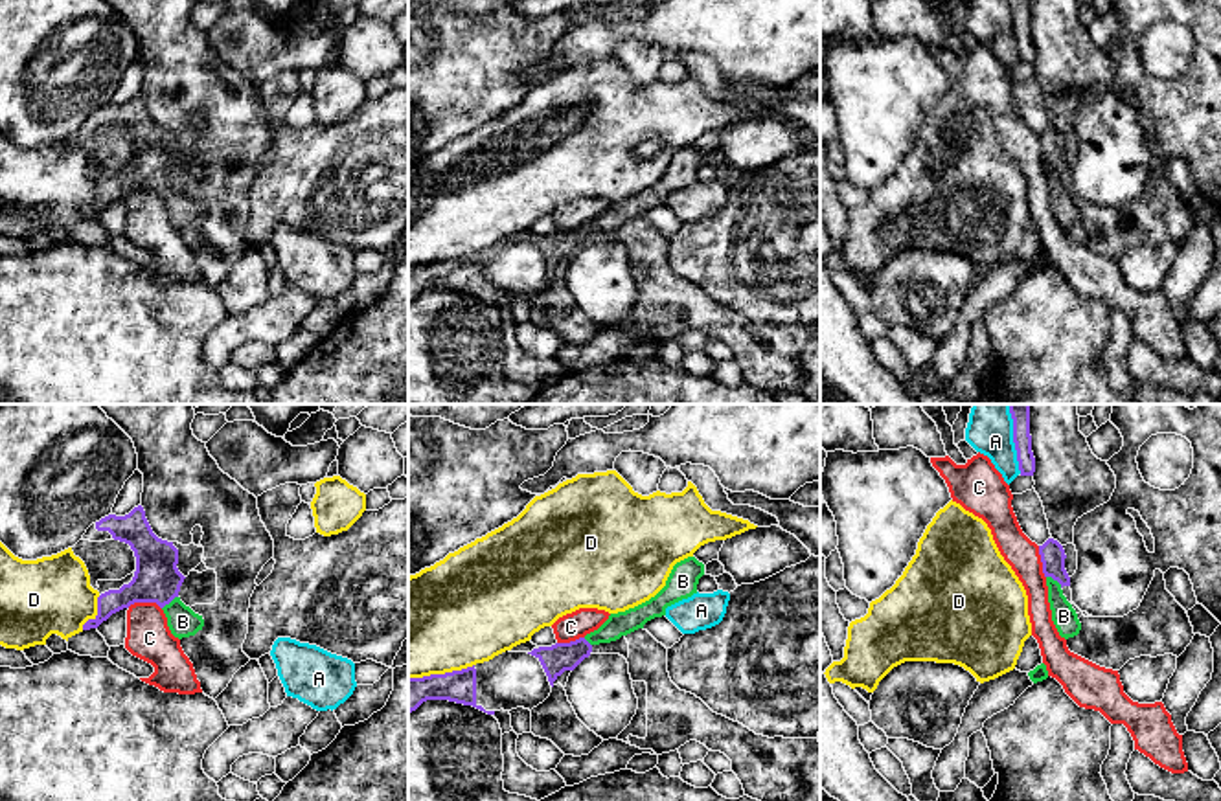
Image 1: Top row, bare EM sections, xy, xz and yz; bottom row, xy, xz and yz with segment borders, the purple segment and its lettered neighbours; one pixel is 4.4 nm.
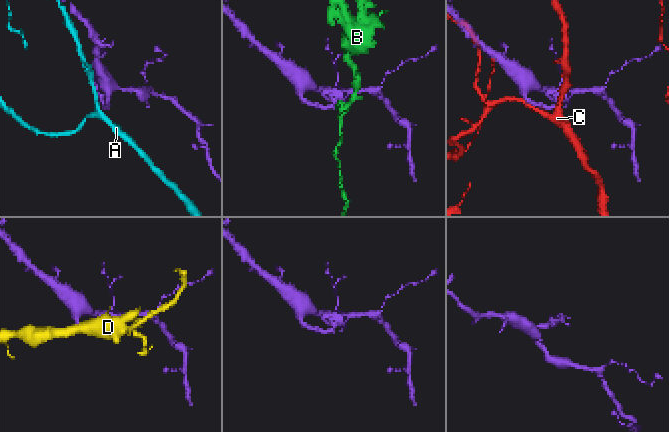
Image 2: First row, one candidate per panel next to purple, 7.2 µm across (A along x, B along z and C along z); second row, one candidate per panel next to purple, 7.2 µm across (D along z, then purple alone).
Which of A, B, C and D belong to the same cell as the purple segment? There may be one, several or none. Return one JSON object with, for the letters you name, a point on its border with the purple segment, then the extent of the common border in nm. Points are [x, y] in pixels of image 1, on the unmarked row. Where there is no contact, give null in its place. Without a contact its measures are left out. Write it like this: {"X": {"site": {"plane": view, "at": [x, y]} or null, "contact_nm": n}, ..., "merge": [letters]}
{"B": {"site": {"plane": "yz", "at": [1054, 168]}, "contact_nm": 90}, "merge": ["B"]}

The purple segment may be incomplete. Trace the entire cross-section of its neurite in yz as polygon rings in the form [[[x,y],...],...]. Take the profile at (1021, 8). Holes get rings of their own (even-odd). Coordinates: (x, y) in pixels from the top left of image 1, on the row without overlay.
[[[1010,0],[1013,7],[1013,31],[1021,64],[1033,64],[1035,46],[1032,40],[1030,0]]]

